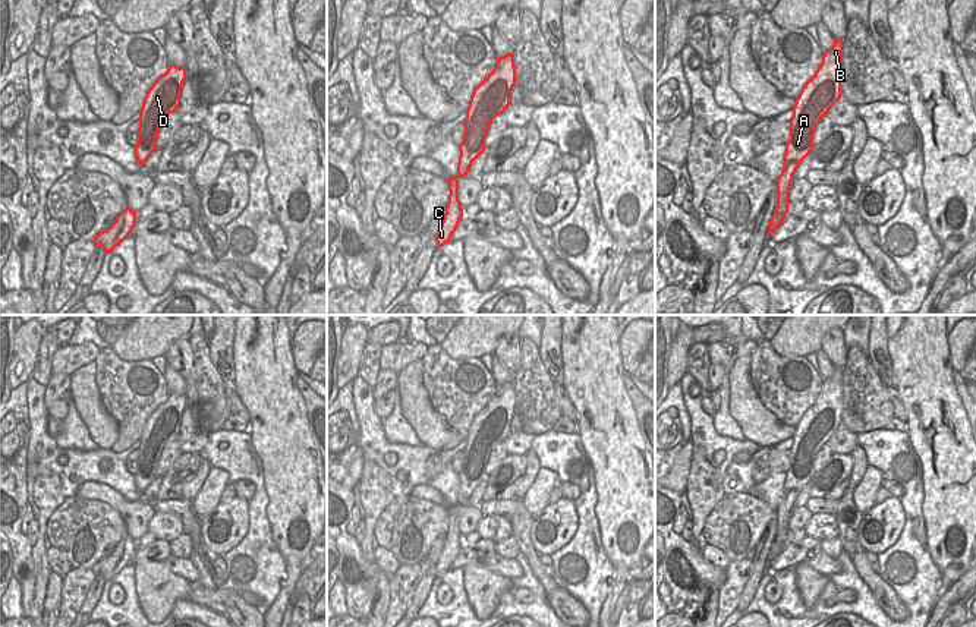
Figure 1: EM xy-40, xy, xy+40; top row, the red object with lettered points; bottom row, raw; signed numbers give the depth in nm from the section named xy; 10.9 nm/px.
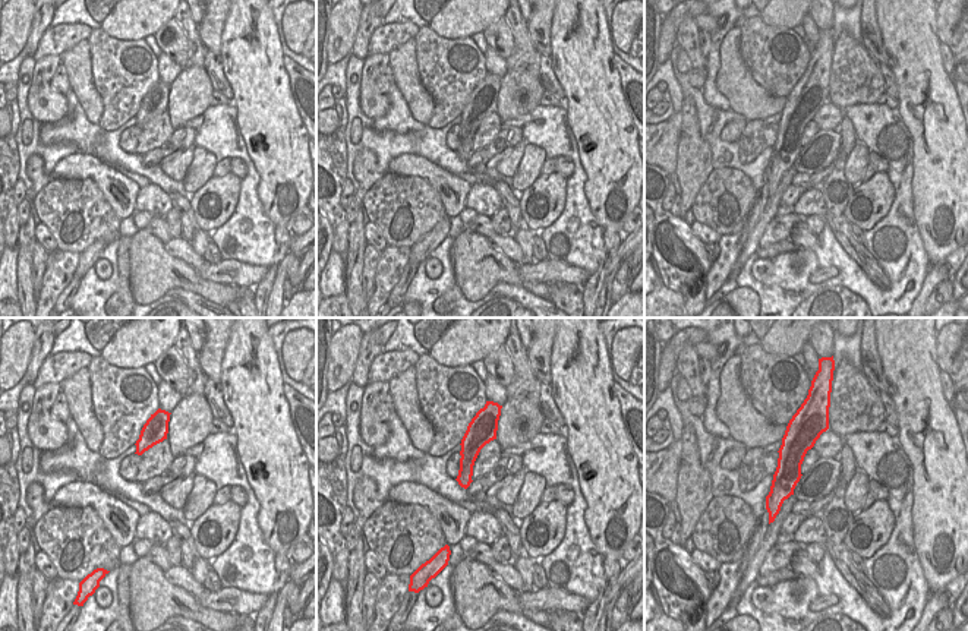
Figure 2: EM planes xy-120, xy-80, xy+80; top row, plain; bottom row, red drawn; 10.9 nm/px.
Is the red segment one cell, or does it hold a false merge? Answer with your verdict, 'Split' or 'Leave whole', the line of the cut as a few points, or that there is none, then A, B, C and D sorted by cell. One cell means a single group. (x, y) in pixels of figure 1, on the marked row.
Leave whole. No split. Groups: A B C D.

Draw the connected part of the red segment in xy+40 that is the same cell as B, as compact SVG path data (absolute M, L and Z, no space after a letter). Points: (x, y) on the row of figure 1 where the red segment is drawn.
M834 40L834 45L824 51L819 67L805 84L793 107L790 139L785 144L783 171L777 179L777 205L768 226L768 237L788 214L788 190L793 174L815 146L816 125L841 100L841 82L843 41Z

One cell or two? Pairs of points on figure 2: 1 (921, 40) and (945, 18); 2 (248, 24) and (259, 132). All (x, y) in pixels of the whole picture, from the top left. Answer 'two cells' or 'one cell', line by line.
1: two cells
2: one cell

